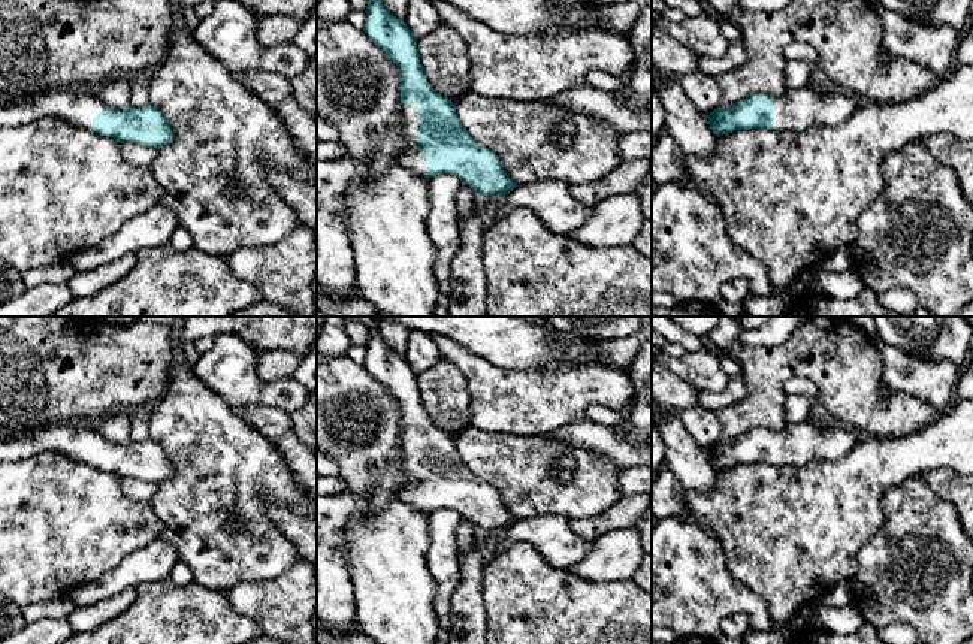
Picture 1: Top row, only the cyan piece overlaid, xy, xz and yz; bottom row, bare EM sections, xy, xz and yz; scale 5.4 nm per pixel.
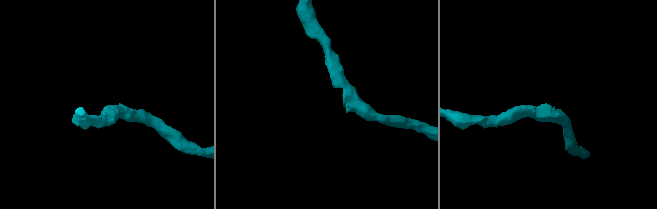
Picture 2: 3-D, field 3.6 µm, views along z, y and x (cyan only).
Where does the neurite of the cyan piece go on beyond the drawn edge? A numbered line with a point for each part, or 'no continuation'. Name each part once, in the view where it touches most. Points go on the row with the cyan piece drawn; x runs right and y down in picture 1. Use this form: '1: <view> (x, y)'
1: xz (411, 159)

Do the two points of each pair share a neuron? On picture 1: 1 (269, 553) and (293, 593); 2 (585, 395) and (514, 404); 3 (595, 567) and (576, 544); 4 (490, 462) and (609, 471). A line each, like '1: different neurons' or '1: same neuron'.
1: different neurons
2: same neuron
3: different neurons
4: same neuron

